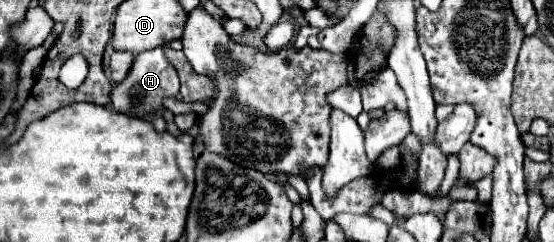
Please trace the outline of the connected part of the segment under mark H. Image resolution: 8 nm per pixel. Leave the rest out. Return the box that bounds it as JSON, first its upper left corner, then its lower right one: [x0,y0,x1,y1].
[110,48,180,118]

